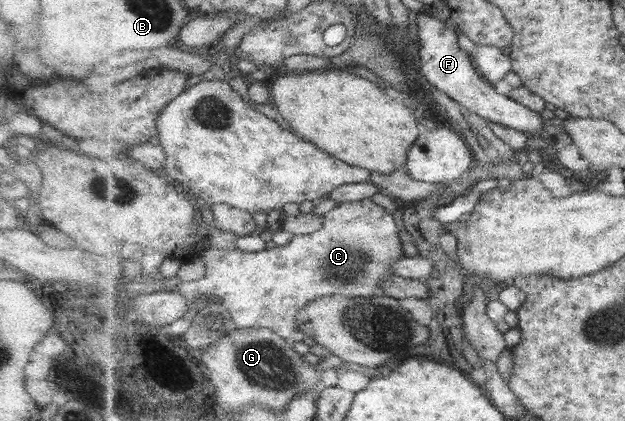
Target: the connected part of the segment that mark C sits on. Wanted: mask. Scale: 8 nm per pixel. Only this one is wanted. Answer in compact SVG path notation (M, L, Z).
M371 199L338 204L327 212L322 227L313 234L294 235L285 246L271 250L245 252L236 248L220 249L210 247L203 250L200 257L205 262L208 273L198 281L182 281L176 290L192 299L209 294L234 317L236 329L263 327L271 329L289 342L301 342L306 334L296 321L297 313L319 297L338 295L341 297L372 297L381 294L380 284L392 274L394 262L403 257L403 246L399 238L397 222L391 214L377 206Z

